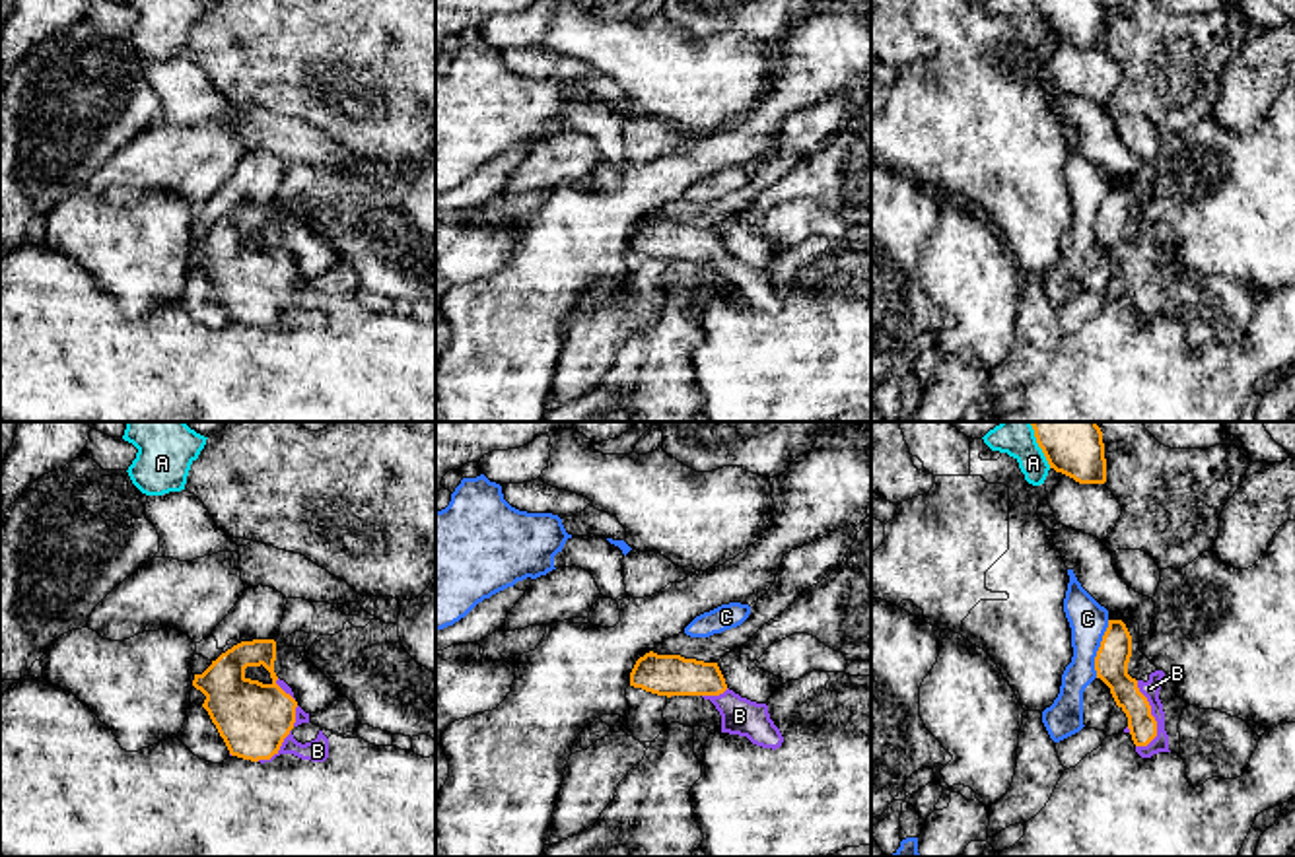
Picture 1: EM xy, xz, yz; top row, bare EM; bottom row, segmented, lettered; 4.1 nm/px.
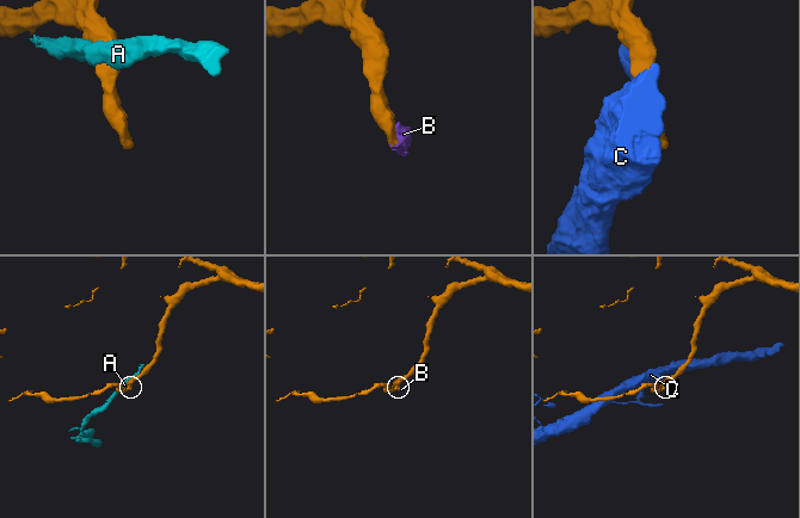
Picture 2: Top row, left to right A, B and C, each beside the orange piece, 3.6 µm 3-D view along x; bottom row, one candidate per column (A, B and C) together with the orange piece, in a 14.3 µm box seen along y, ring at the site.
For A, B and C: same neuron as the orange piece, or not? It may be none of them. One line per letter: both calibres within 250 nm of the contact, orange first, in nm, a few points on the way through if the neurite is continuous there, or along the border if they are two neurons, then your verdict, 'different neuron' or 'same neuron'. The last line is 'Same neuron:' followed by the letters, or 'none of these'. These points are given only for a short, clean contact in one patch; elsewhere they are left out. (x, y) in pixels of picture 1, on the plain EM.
A: 190/120 nm | different neuron
B: 130/70 nm | across yz (1111, 232), (1120, 249), (1150, 278), (1150, 253) | same neuron
C: 140/160 nm | different neuron
Same neuron: B

